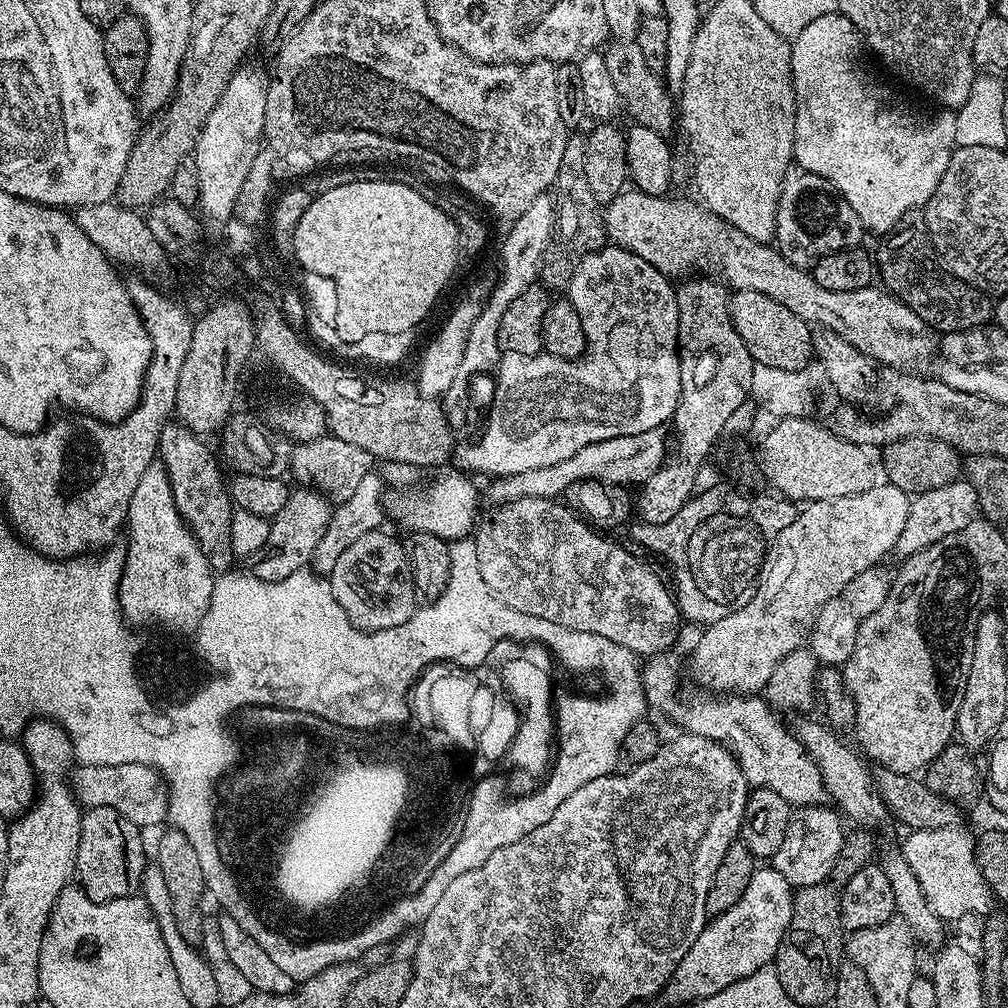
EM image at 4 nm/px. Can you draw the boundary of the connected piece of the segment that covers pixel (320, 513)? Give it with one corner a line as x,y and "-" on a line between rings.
311,486
293,487
279,518
270,523
270,534
266,534
265,544
255,549
250,557
251,575
266,582
278,582
282,578
290,578
290,574
305,571
311,565
314,550
318,550
318,542
322,542
322,534
326,534
332,510
333,505
325,493

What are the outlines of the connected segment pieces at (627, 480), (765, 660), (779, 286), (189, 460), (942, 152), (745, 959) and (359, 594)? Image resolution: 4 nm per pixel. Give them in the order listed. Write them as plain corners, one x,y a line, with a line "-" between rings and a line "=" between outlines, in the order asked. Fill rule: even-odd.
664,428
646,430
642,434
626,434
618,438
606,438
602,442
594,442
590,446
582,446
578,454
565,458
555,466
542,466
542,470
526,470
526,474
502,476
491,481
488,496
493,505
499,506
509,500
517,500
523,496
537,496
547,500
559,497
574,482
579,480
597,480
603,484
625,486
645,484
658,469
664,467
664,457
670,451
670,440
664,437
=
878,482
862,494
805,503
797,511
794,522
772,537
746,606
715,620
701,631
704,633
697,638
692,648
692,661
688,664
693,678
700,683
697,685
716,694
763,693
770,682
770,674
774,674
774,666
805,643
820,609
829,600
837,599
858,574
877,567
883,561
880,559
899,542
900,536
905,535
909,503
909,493
887,482
=
639,190
621,192
602,212
607,239
641,256
663,276
684,278
692,273
703,274
719,278
732,290
758,290
758,294
774,298
774,302
786,306
786,310
798,314
809,325
829,328
841,335
872,362
885,364
885,369
916,370
919,364
933,359
933,329
910,306
887,291
876,286
845,292
826,290
826,286
818,286
811,271
791,264
779,248
746,238
742,230
708,211
703,203
695,199
668,199
667,195
651,196
=
169,422
160,435
158,460
164,465
170,478
170,490
174,494
174,506
178,506
178,514
192,532
202,554
206,554
210,566
214,570
224,570
231,565
228,563
233,563
234,560
230,546
230,522
234,505
226,487
226,480
224,484
223,478
220,477
221,465
218,460
216,465
211,450
204,443
201,437
183,424
=
839,11
814,18
802,34
794,37
791,46
792,85
796,91
792,147
795,163
803,171
818,174
832,183
833,189
850,202
854,214
858,214
869,233
891,232
906,213
923,209
934,190
938,190
938,182
942,182
942,174
946,174
946,166
950,166
950,158
957,147
956,112
919,112
880,84
864,61
866,45
859,30
=
757,867
756,872
750,878
750,886
746,886
746,894
742,894
742,898
738,898
738,902
734,902
734,906
730,906
730,910
726,910
721,916
711,917
705,923
702,934
698,934
698,938
694,938
694,946
690,946
690,950
686,950
686,958
682,958
682,962
678,962
674,974
668,979
662,999
668,1004
689,1003
688,1005
691,1005
697,1000
705,1000
726,990
726,986
730,986
758,970
769,967
775,961
778,946
792,921
793,907
794,889
791,884
786,882
786,878
782,878
782,874
778,874
778,870
774,867
=
384,530
362,534
362,538
346,546
342,558
338,558
334,565
330,583
334,598
338,598
338,606
346,610
346,618
364,632
402,626
402,622
413,616
418,607
418,593
412,581
412,566
408,563
405,545
387,536

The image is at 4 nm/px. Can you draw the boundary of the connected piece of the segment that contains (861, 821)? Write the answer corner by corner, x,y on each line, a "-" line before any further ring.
812,718
801,719
804,721
797,728
794,728
794,732
800,745
806,749
812,761
820,768
827,795
829,797
836,796
837,802
835,801
835,803
838,805
839,811
849,821
852,819
856,823
853,825
864,830
876,830
879,824
884,824
887,820
890,820
890,813
884,805
884,799
880,797
873,775
871,778
864,766
865,759
857,752
855,747
852,747
853,749
847,748
836,737
839,735
831,727
825,726
823,723
820,725
818,721
808,719

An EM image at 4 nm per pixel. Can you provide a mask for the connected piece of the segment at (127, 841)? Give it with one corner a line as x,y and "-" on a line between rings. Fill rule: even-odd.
106,806
89,808
80,818
80,837
76,855
76,876
79,885
96,902
117,900
139,893
140,879
146,867
144,840
134,822
122,818
118,810

